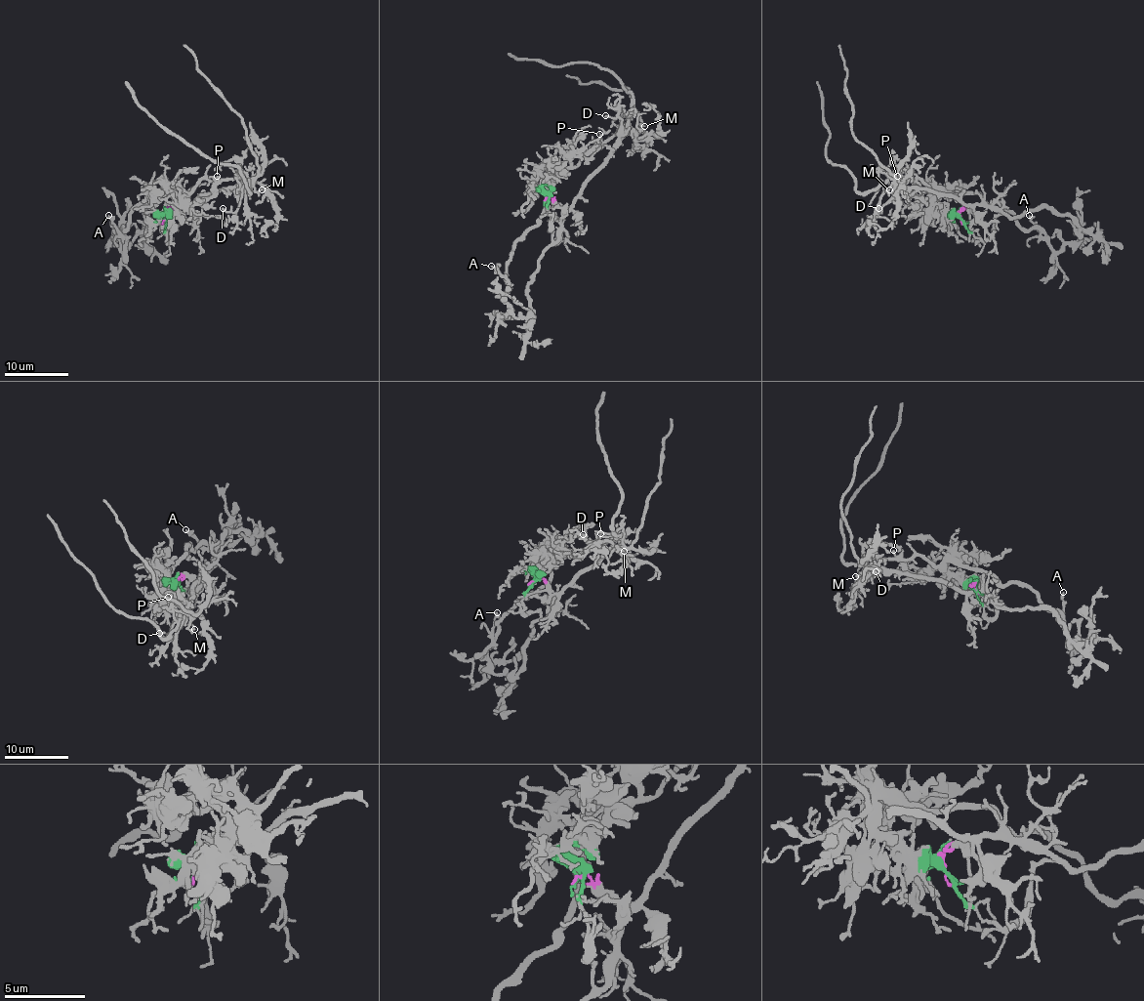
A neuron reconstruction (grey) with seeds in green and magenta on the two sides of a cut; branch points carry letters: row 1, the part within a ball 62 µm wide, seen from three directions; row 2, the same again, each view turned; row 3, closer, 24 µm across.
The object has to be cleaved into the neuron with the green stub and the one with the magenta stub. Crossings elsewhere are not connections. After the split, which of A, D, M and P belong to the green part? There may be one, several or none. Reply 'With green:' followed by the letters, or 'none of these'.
With green: A, P

